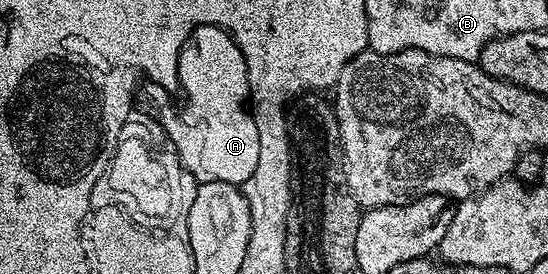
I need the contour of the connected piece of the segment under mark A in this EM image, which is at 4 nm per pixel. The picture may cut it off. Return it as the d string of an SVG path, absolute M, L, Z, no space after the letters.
M204 27L204 31L196 31L196 35L188 38L188 47L184 47L184 59L180 59L180 68L184 70L188 87L188 107L180 111L180 115L168 114L168 131L172 131L172 139L180 143L180 155L184 155L182 165L192 176L201 181L227 181L237 179L246 181L258 169L260 146L258 145L258 125L248 123L252 115L250 96L248 93L248 70L242 57L242 49L236 43L228 43L220 31L212 31L212 27Z

